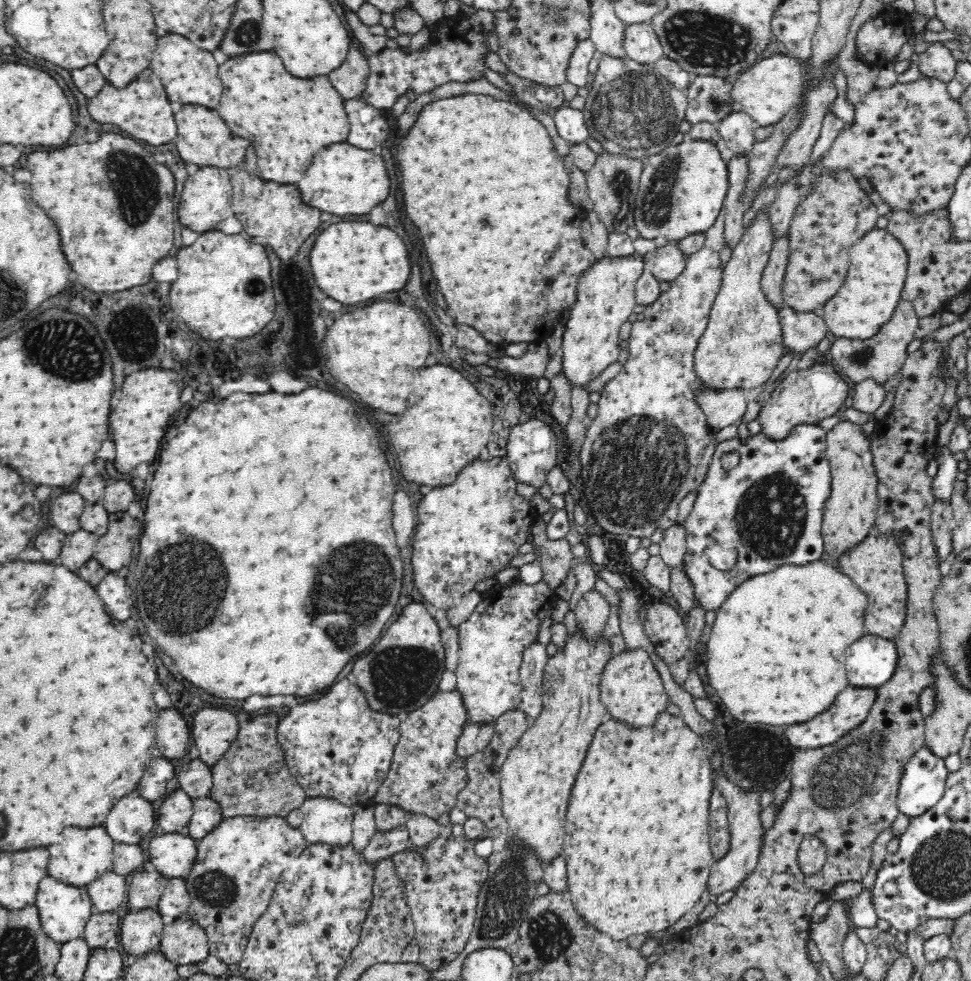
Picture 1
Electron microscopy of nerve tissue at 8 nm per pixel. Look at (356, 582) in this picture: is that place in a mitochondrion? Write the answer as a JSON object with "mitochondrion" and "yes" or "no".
{"mitochondrion":"yes"}

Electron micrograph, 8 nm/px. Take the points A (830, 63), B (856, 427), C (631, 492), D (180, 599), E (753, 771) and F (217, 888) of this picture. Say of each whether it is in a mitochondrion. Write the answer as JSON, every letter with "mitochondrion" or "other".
{"A":"other","B":"other","C":"mitochondrion","D":"mitochondrion","E":"mitochondrion","F":"mitochondrion"}

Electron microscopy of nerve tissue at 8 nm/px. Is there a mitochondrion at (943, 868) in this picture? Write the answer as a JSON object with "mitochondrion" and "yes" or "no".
{"mitochondrion":"yes"}

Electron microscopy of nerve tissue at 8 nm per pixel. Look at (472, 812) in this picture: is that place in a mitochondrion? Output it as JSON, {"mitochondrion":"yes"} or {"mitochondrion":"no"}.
{"mitochondrion":"no"}

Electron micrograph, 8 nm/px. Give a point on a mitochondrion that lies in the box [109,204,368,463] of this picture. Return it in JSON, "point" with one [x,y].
{"point":[142,350]}

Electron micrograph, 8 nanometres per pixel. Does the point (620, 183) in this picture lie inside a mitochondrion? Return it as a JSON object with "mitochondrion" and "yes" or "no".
{"mitochondrion":"yes"}

